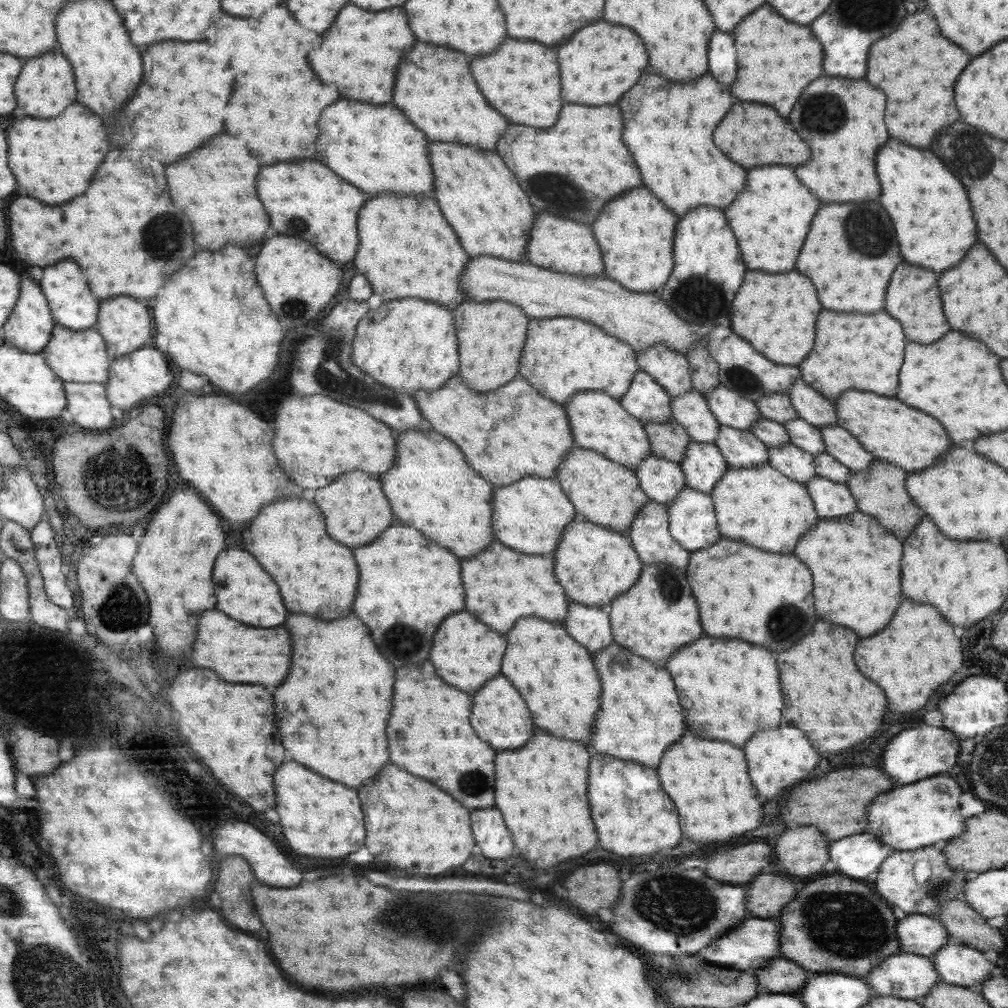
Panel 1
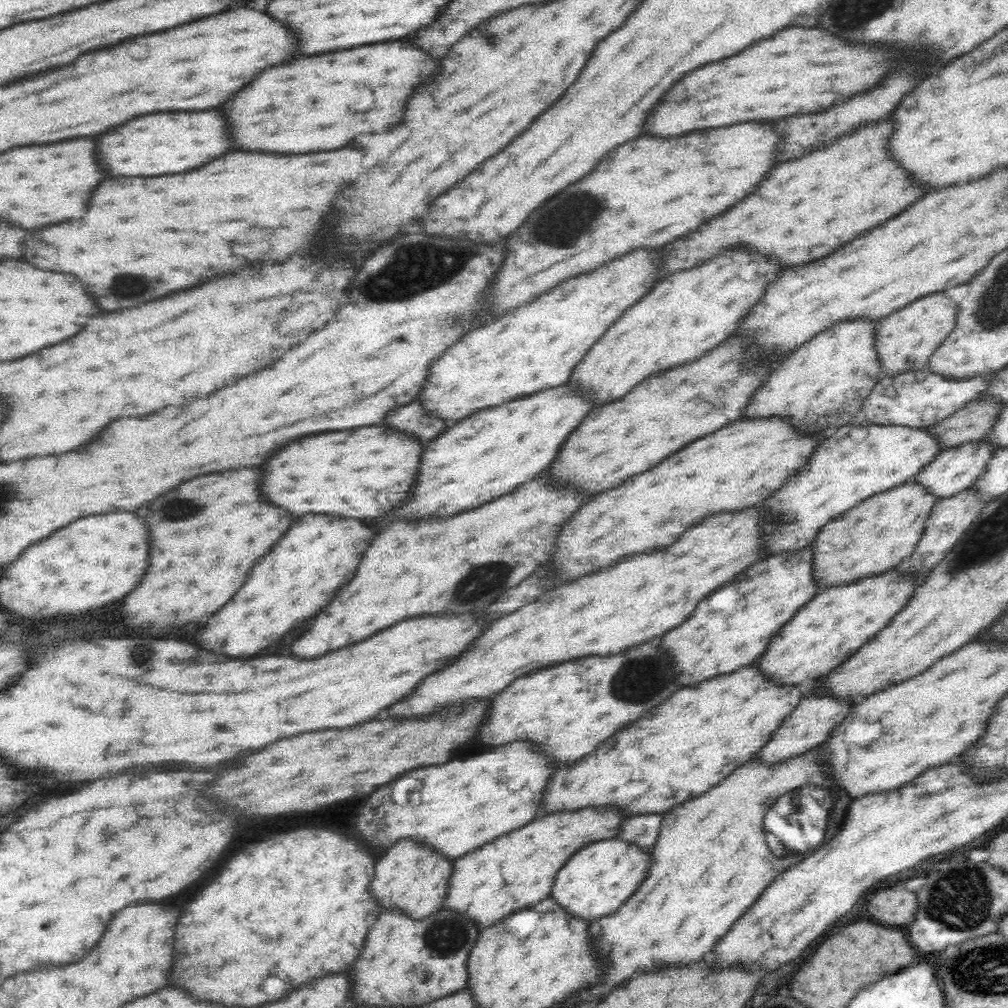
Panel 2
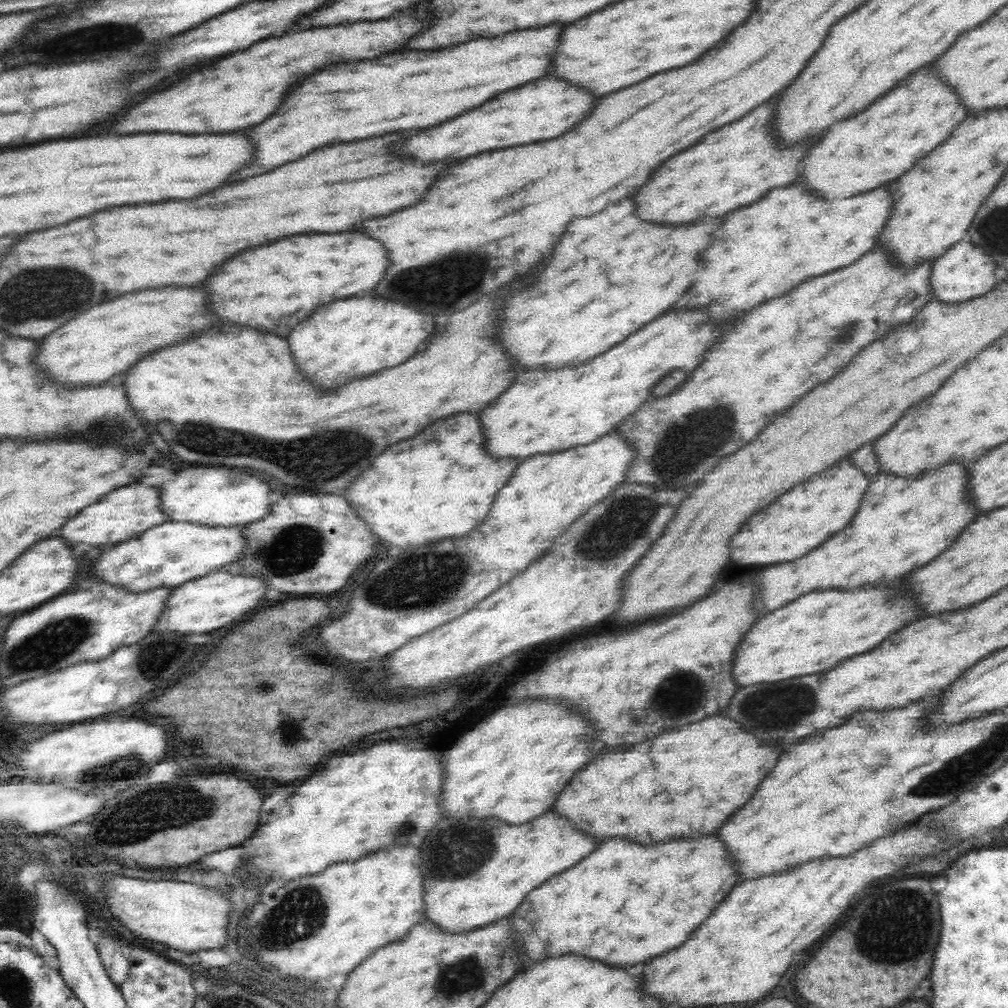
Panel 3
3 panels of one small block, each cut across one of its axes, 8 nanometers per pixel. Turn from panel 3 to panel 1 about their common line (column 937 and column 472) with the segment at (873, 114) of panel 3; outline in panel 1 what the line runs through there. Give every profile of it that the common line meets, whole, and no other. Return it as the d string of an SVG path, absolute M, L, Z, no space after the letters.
M415 42L407 56L403 56L395 80L395 108L407 112L411 124L423 128L427 142L455 142L483 150L495 149L495 142L503 134L503 116L485 106L485 98L477 90L463 54Z

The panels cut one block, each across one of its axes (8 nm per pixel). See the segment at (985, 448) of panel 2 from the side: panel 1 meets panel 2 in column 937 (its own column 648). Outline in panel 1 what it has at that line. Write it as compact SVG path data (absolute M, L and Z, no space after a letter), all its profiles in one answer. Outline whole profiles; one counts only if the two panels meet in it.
M647 453L633 471L649 499L666 506L686 486L685 473L679 463L663 460L662 457L655 457L650 453Z

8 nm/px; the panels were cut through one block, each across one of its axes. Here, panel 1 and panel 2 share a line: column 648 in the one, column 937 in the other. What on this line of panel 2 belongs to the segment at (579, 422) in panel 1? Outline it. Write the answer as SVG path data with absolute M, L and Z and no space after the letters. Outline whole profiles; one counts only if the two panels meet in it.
M866 424L866 427L868 436L862 443L850 439L850 427L840 428L834 436L823 439L806 466L761 503L778 517L778 522L767 526L766 534L762 536L768 544L768 556L809 548L816 540L818 530L828 521L868 497L912 481L940 452L938 437L930 429L877 424Z

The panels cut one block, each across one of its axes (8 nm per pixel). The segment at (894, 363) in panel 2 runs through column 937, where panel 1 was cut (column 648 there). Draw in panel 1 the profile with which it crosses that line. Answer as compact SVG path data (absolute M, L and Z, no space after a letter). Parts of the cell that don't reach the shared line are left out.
M479 256L467 262L463 276L459 278L467 301L506 301L517 305L531 319L574 317L597 325L605 333L626 341L634 352L643 352L653 344L667 344L685 356L691 344L703 342L706 335L695 334L691 325L666 305L657 293L635 293L624 289L618 281L605 276L573 276L538 265L493 256Z

